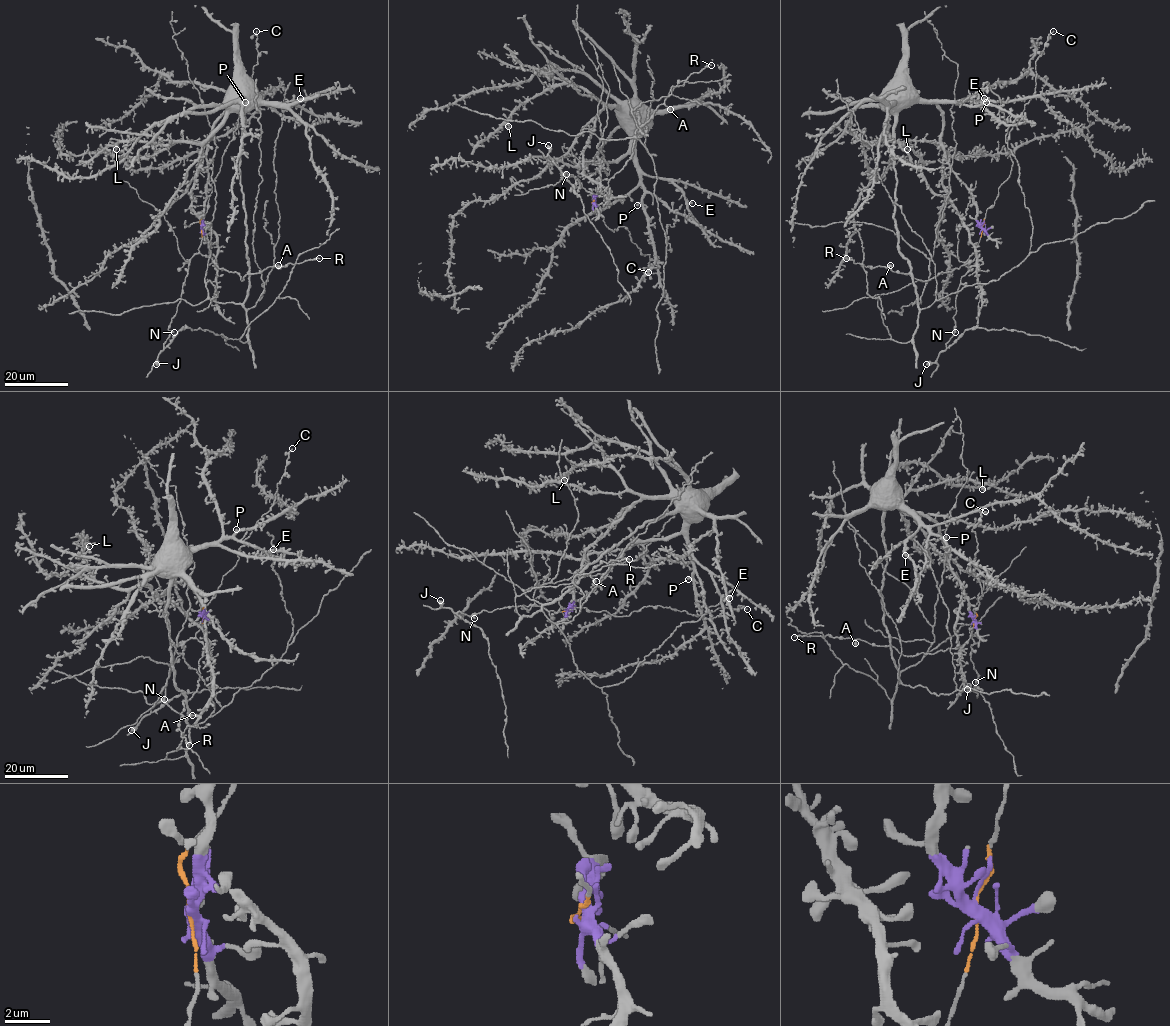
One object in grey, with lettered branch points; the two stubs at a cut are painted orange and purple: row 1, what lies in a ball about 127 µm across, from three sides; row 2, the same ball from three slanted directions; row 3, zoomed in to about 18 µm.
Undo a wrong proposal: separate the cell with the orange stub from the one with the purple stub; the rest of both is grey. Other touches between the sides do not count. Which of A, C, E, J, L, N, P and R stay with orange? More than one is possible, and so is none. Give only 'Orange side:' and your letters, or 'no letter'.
Orange side: A, C, J, N, R

